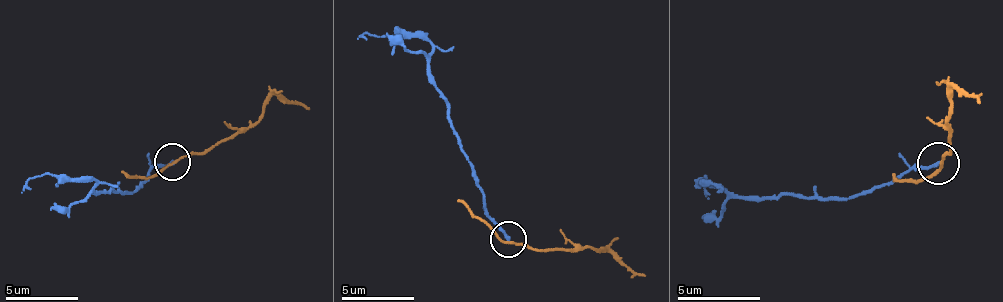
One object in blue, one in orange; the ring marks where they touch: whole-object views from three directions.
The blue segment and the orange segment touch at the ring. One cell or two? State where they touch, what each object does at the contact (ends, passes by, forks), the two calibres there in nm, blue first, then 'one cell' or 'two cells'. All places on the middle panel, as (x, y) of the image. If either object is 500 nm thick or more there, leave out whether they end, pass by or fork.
(508, 239) | blue ends | orange passes by | 200/160 nm | two cells

